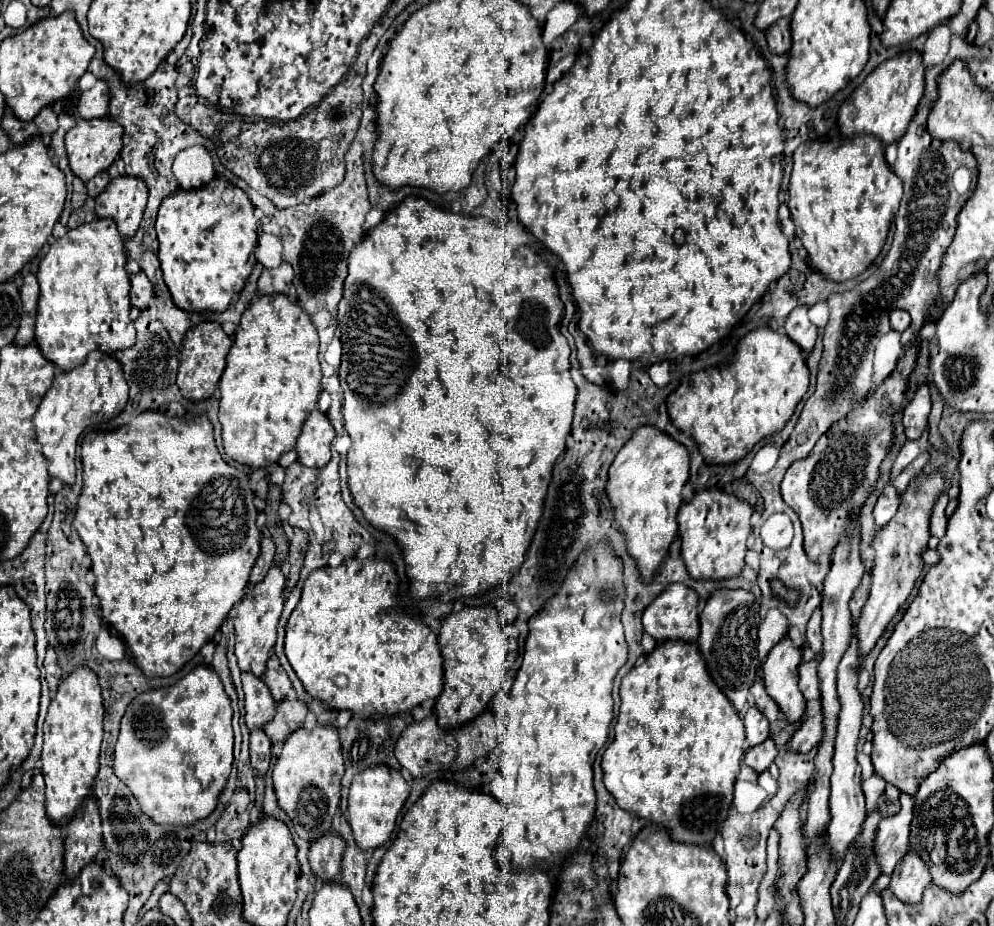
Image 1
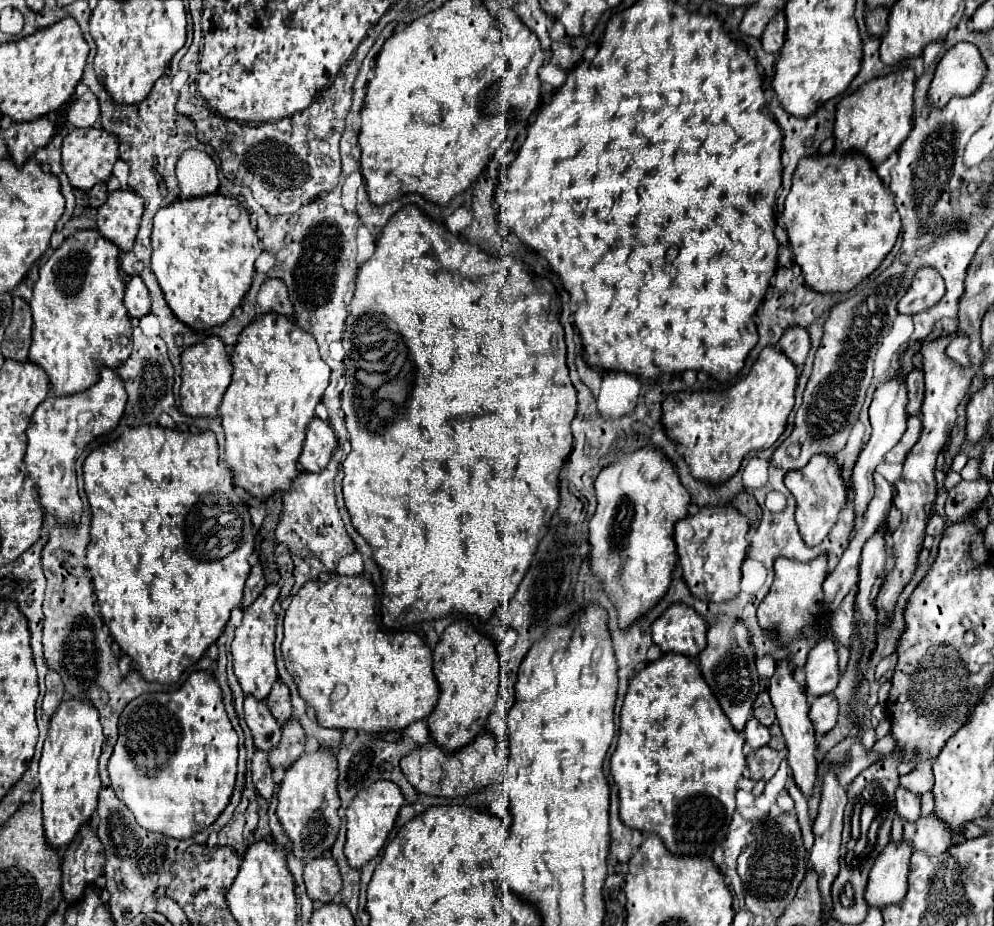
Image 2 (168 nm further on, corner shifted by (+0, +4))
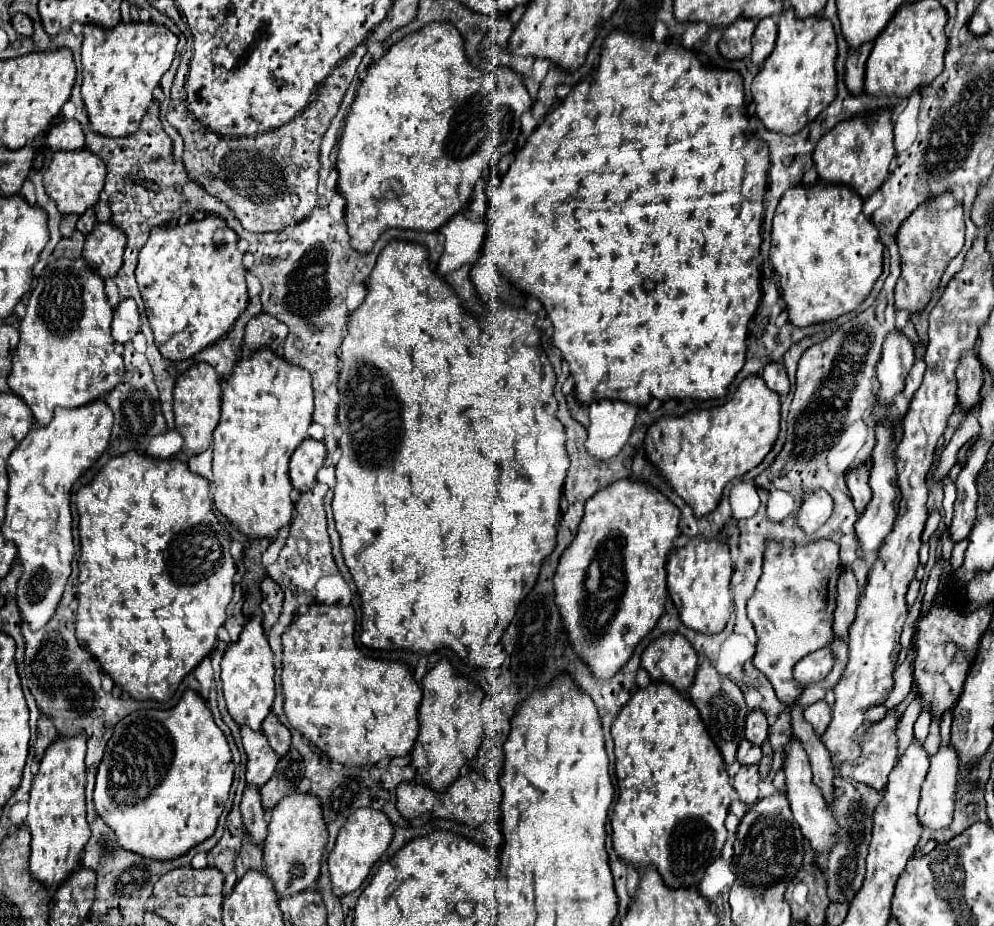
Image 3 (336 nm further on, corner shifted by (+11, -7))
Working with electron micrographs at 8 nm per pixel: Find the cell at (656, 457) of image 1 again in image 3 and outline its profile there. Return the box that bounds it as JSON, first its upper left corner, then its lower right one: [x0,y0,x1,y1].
[554,479,680,679]

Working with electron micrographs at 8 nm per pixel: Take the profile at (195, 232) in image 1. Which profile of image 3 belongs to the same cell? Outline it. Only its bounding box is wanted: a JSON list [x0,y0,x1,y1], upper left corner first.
[136,215,248,361]

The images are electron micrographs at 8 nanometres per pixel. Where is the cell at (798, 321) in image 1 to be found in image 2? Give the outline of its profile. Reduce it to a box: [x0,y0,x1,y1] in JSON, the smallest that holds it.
[779,330,811,372]

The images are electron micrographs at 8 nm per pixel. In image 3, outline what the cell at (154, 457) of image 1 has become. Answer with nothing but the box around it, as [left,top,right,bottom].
[76,451,236,701]

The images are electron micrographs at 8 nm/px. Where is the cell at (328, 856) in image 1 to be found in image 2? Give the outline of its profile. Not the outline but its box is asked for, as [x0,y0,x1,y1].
[305,858,341,904]

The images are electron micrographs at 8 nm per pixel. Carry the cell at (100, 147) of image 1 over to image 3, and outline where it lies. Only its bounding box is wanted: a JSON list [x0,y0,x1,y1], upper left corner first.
[44,149,106,215]

